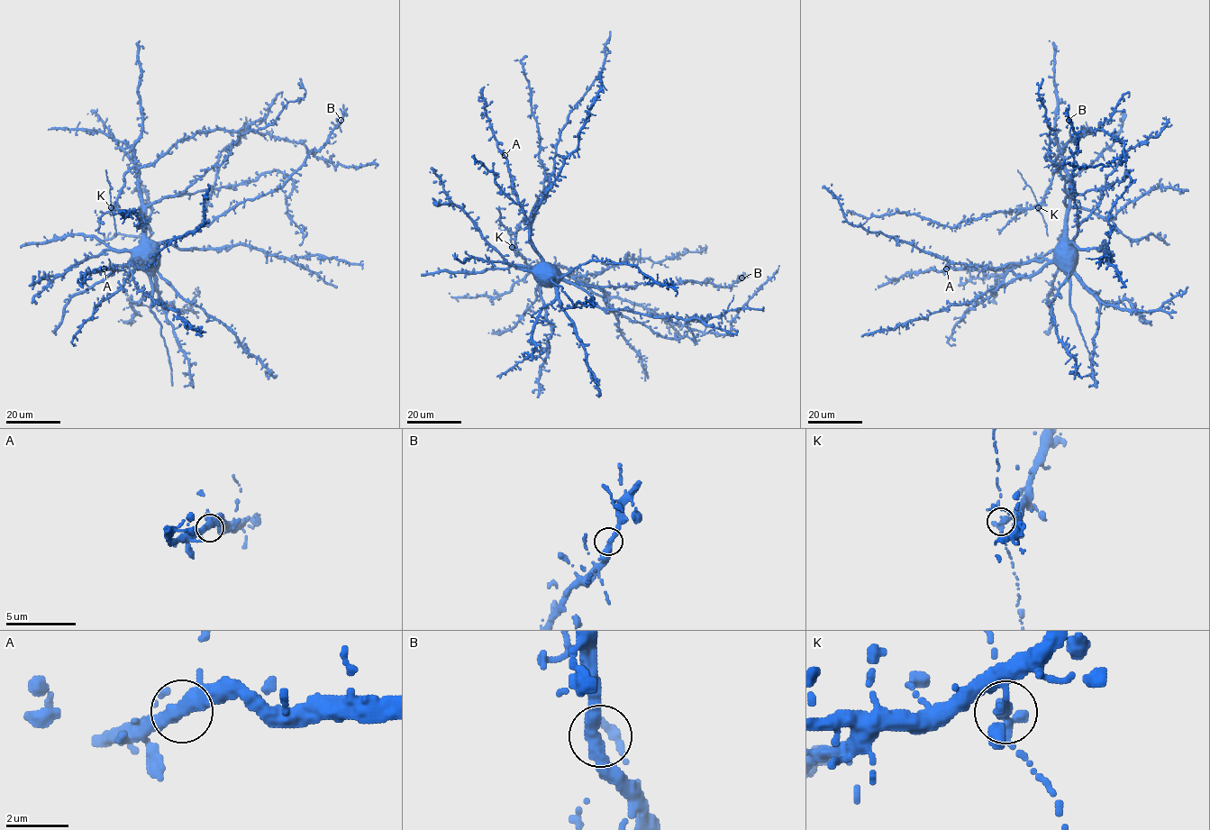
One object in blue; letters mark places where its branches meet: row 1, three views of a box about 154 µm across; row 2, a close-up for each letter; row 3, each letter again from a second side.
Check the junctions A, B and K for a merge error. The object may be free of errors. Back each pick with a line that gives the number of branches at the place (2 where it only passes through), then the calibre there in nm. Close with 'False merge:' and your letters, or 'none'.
False merge: none

